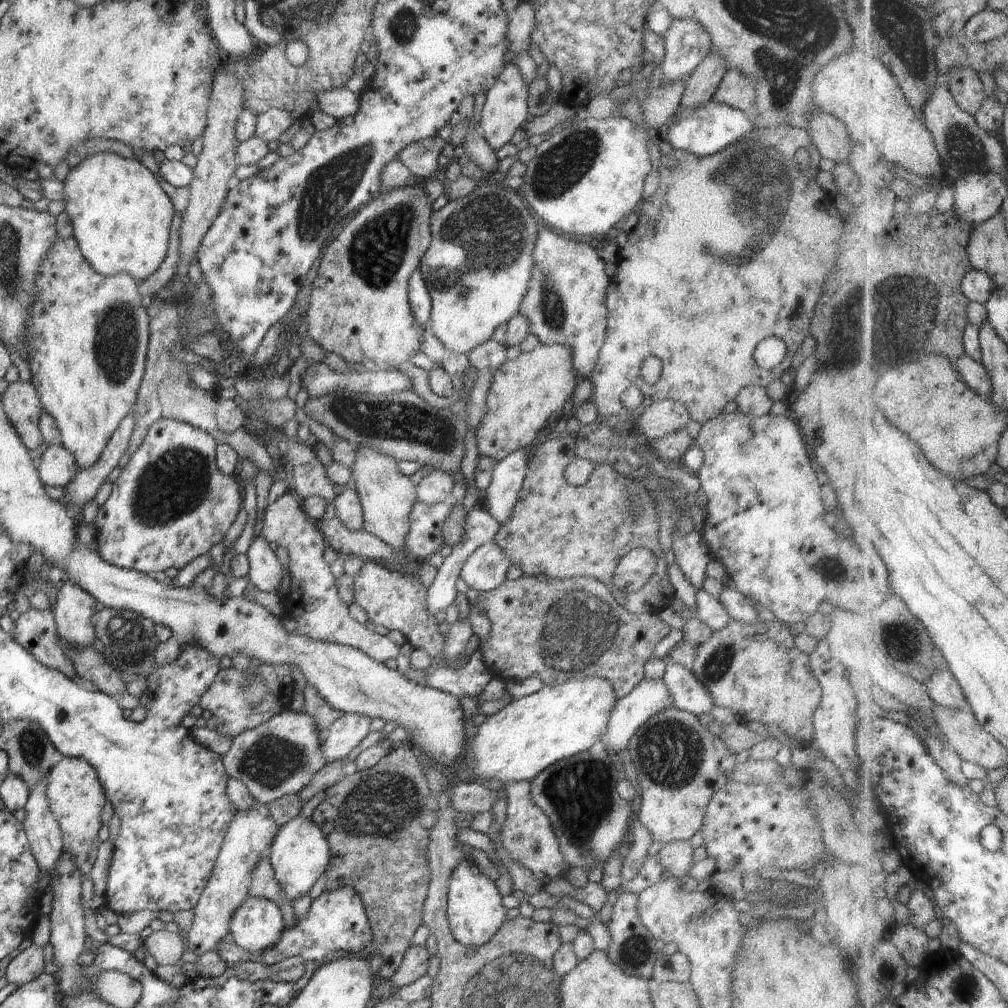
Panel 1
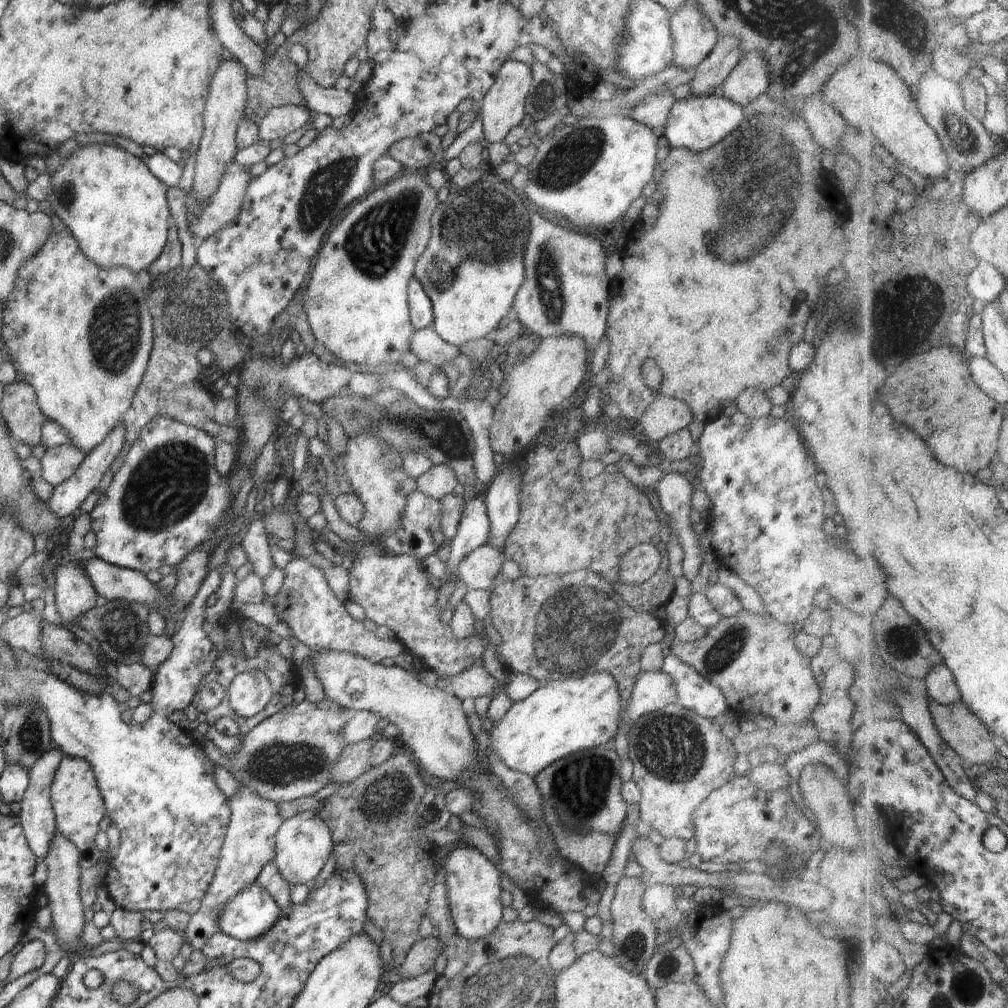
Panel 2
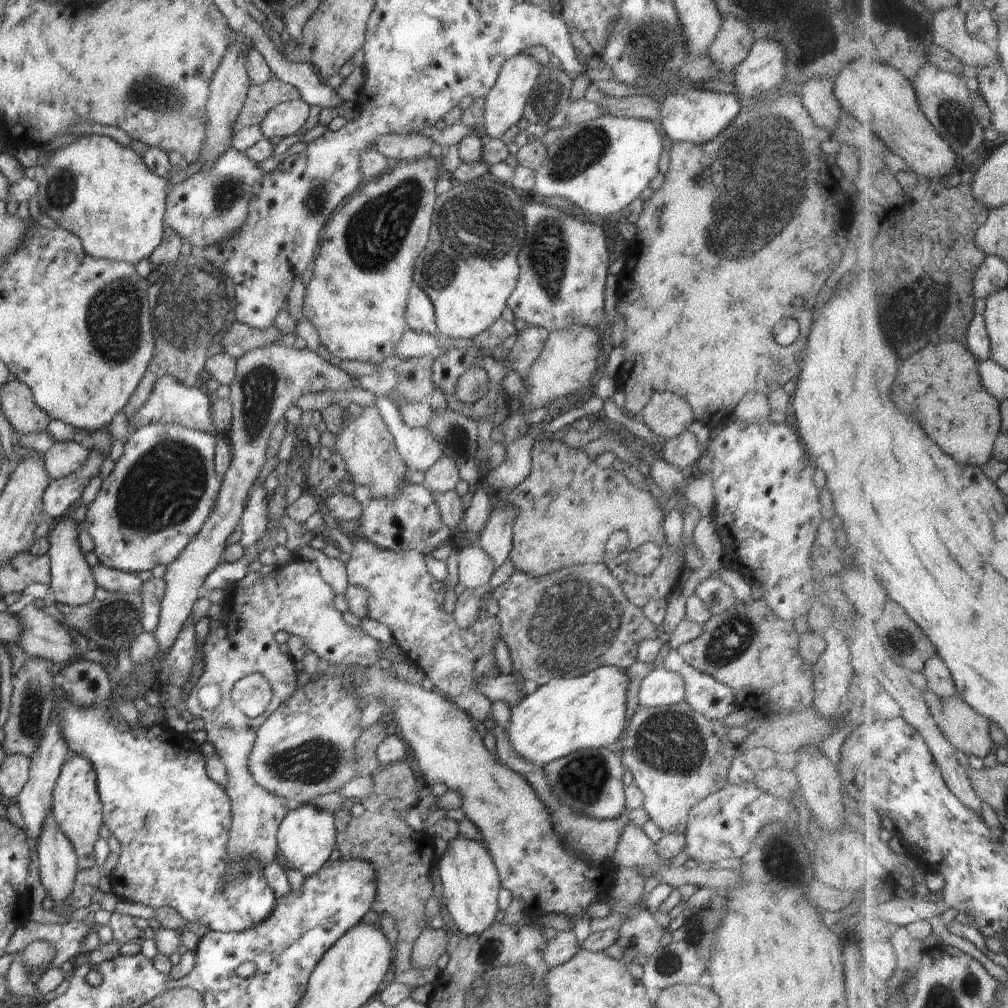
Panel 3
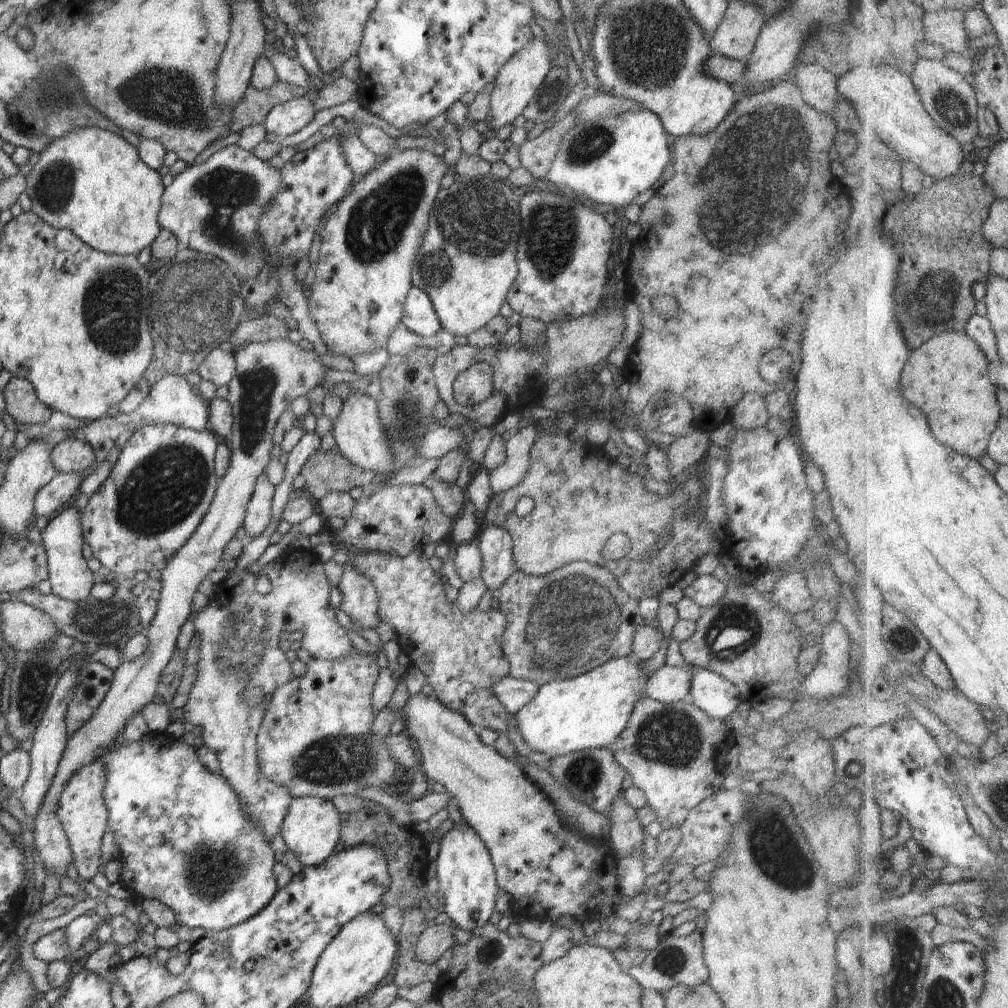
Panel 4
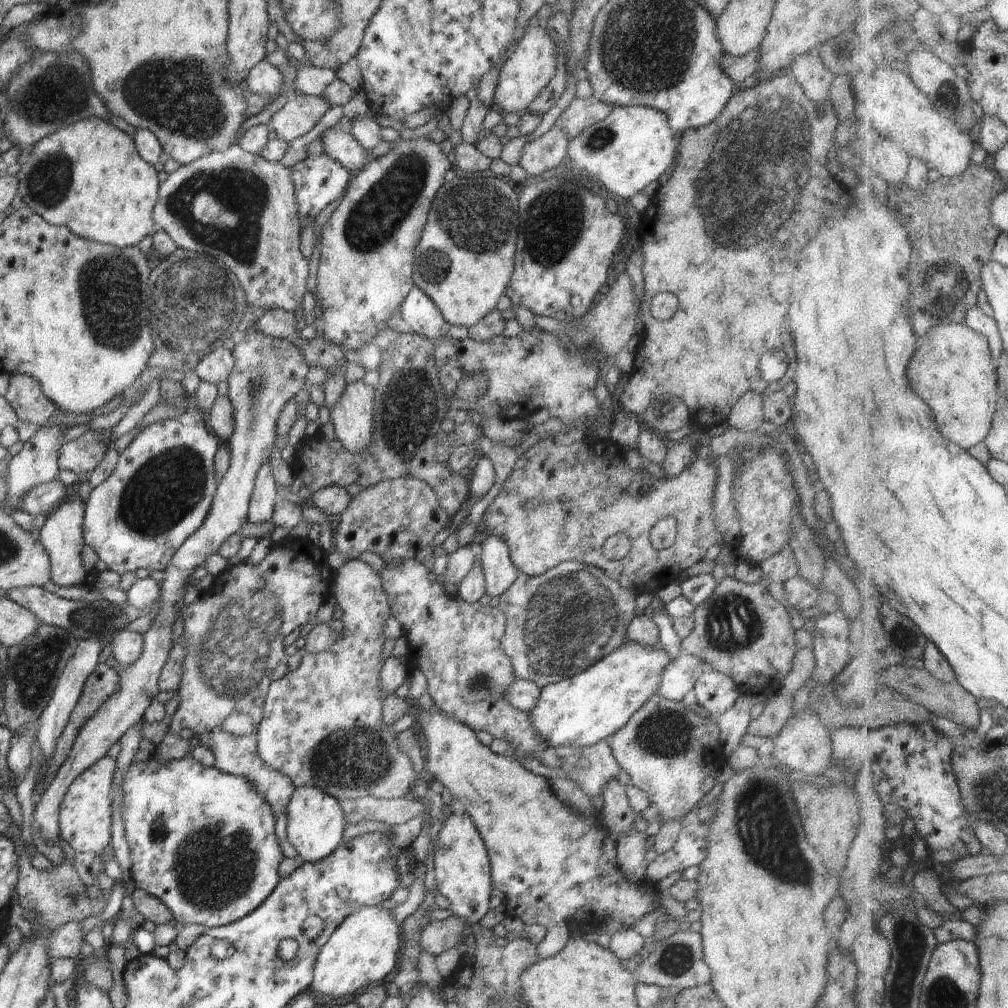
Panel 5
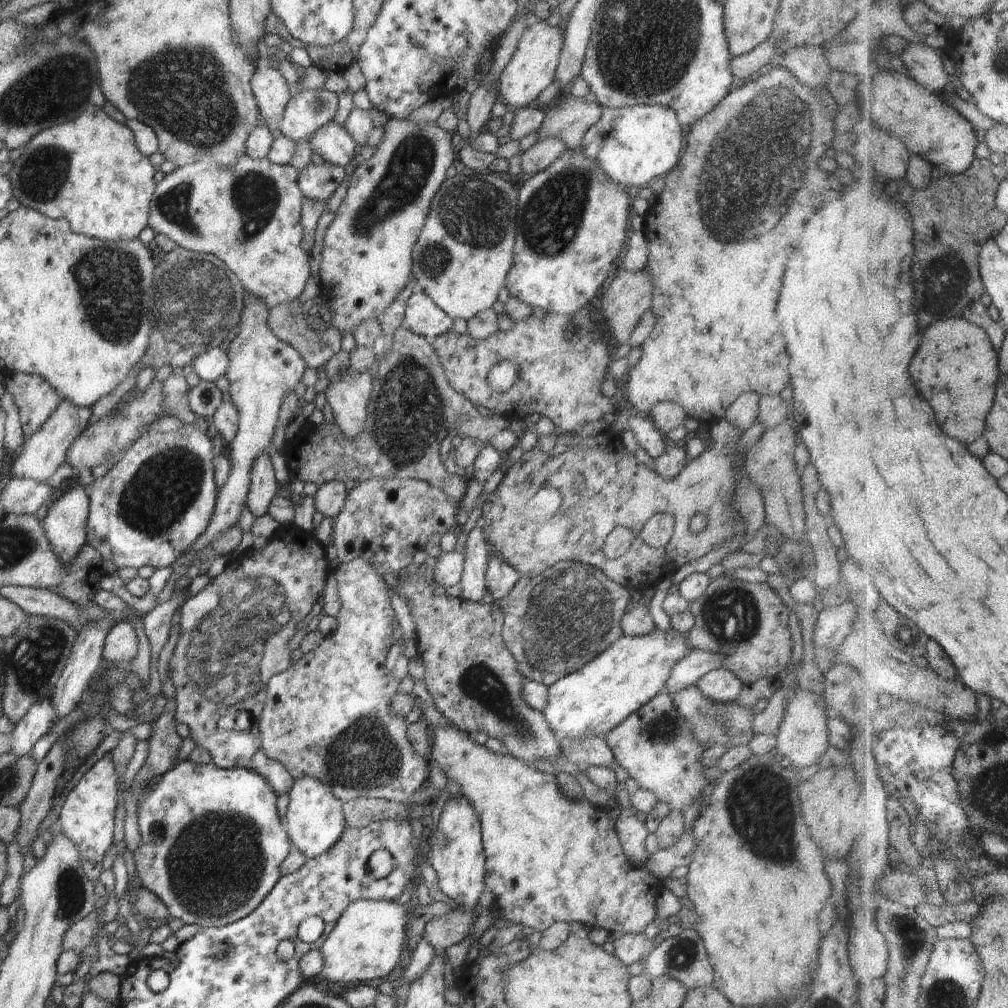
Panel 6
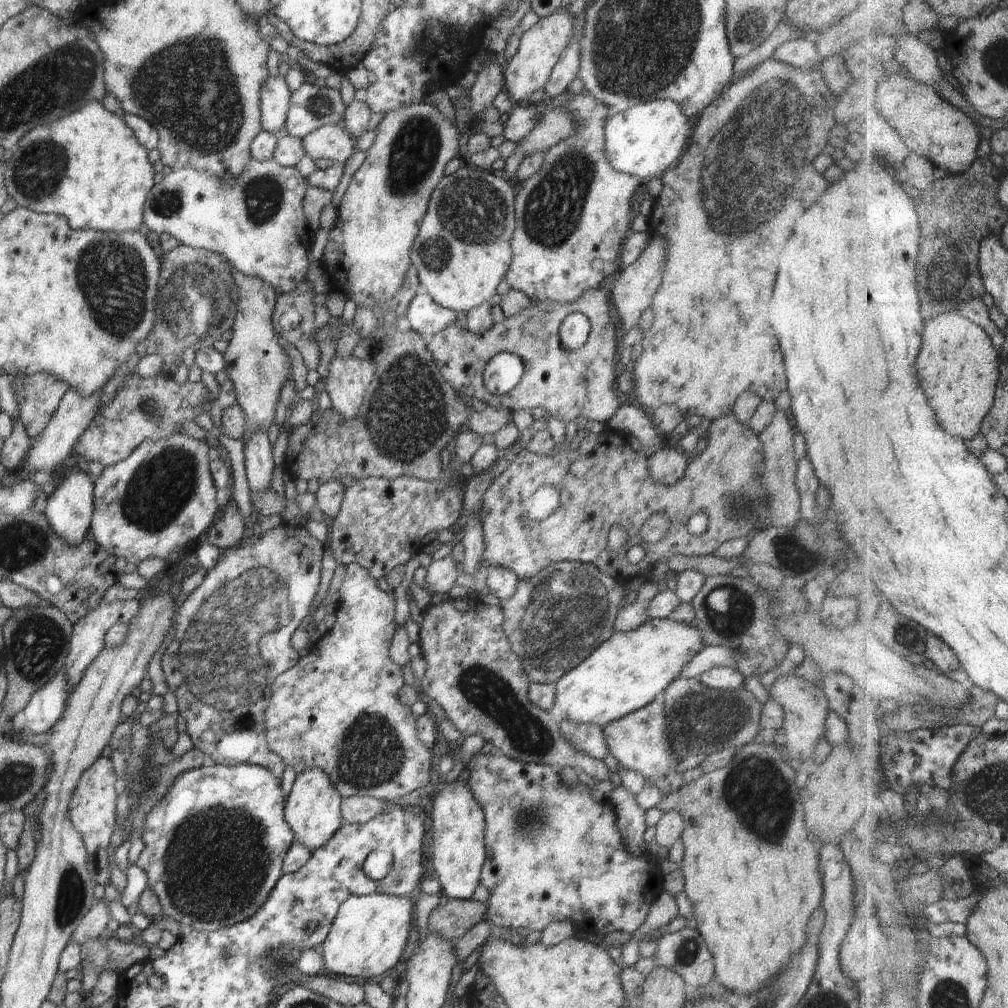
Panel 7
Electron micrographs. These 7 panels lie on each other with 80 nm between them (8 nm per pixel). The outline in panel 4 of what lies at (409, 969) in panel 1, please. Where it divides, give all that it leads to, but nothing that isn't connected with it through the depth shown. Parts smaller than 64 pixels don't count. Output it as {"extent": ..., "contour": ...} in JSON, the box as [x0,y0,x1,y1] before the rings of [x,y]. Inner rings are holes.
{"extent":[416,923,457,965],"contour":[[[431,923],[416,944],[416,958],[427,965],[436,963],[455,944],[455,928],[457,926],[454,923],[438,926]]]}

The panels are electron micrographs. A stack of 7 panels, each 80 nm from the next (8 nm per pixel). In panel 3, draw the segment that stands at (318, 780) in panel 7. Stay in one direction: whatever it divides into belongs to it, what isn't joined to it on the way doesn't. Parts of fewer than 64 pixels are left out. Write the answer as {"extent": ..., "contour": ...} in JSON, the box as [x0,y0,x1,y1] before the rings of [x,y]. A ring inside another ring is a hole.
{"extent":[277,804,336,878],"contour":[[[310,804],[291,805],[277,833],[277,848],[282,852],[288,868],[300,872],[304,878],[318,874],[336,847],[334,816]]]}

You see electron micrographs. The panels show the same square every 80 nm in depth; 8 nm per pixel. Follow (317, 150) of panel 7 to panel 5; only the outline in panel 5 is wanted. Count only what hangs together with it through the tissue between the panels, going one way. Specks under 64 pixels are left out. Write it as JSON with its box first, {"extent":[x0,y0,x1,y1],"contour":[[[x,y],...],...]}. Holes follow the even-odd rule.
{"extent":[321,126,372,175],"contour":[[[334,126],[326,130],[321,136],[325,153],[332,160],[338,161],[352,175],[356,174],[363,164],[371,160],[372,156],[358,141],[342,126]]]}

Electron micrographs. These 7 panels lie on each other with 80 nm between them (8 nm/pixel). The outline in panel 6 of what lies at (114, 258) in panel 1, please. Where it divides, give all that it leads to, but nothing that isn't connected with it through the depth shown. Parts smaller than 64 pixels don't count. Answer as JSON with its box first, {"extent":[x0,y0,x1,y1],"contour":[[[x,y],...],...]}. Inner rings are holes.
{"extent":[6,108,156,241],"contour":[[[90,108],[84,116],[78,116],[78,120],[37,132],[19,149],[20,156],[13,161],[6,176],[11,182],[13,196],[22,207],[36,209],[53,219],[67,220],[75,233],[107,241],[135,239],[149,226],[149,210],[156,188],[154,166],[138,150],[132,131],[106,116],[104,110]]]}

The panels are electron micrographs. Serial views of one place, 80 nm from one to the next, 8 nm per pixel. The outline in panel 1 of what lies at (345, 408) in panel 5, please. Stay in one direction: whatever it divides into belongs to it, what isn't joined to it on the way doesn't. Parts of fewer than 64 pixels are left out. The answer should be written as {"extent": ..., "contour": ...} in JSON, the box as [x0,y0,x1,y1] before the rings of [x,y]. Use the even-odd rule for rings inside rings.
{"extent":[349,445,417,551],"contour":[[[360,445],[354,448],[355,459],[349,468],[351,483],[359,496],[365,523],[363,529],[382,539],[394,550],[402,551],[405,536],[411,524],[411,510],[417,500],[415,485],[404,473],[400,472],[397,460],[382,451]]]}

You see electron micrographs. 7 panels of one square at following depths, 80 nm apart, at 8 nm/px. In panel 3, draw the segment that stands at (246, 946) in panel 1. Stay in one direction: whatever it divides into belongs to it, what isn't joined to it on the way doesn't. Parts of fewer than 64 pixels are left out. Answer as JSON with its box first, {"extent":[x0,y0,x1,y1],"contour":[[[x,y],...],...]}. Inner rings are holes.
{"extent":[52,687,276,933],"contour":[[[56,687],[52,690],[52,711],[56,712],[56,722],[60,724],[60,732],[62,732],[62,738],[66,740],[66,746],[72,755],[76,755],[82,758],[86,758],[92,766],[94,766],[94,772],[97,777],[97,788],[100,796],[100,801],[103,807],[103,820],[104,825],[116,836],[116,840],[120,842],[121,852],[120,857],[117,858],[117,864],[112,870],[111,874],[107,877],[110,885],[111,892],[118,897],[119,900],[132,902],[135,904],[144,904],[153,908],[164,908],[168,906],[174,908],[176,912],[180,912],[180,916],[187,921],[187,923],[196,922],[196,924],[204,924],[206,928],[210,928],[210,931],[219,931],[220,933],[232,933],[241,932],[242,930],[248,930],[252,926],[258,926],[260,922],[264,922],[268,916],[272,916],[272,910],[276,906],[276,896],[266,878],[264,878],[264,872],[262,868],[257,866],[255,868],[255,875],[243,876],[236,880],[230,880],[228,882],[228,872],[232,870],[232,862],[230,862],[230,856],[228,856],[228,830],[232,823],[232,814],[230,810],[230,800],[228,794],[226,794],[225,788],[222,788],[220,784],[216,784],[214,780],[211,780],[206,773],[206,758],[202,754],[198,745],[192,740],[187,738],[187,734],[179,734],[175,732],[168,725],[158,724],[156,722],[150,727],[137,726],[135,729],[129,728],[128,730],[119,730],[118,721],[115,716],[112,716],[112,707],[110,705],[98,704],[98,706],[88,706],[88,708],[80,708],[80,706],[74,706],[66,692],[62,688]]]}

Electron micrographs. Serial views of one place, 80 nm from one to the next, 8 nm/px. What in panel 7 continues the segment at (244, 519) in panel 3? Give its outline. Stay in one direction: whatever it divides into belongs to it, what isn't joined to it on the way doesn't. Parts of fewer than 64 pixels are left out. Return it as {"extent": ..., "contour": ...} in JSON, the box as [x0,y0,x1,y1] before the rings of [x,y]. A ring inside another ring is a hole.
{"extent":[243,429,275,494],"contour":[[[262,429],[254,430],[254,432],[247,438],[243,452],[246,476],[251,489],[251,494],[256,491],[263,493],[270,489],[272,472],[274,472],[275,466],[274,459],[272,459],[273,444],[268,440],[267,432]]]}

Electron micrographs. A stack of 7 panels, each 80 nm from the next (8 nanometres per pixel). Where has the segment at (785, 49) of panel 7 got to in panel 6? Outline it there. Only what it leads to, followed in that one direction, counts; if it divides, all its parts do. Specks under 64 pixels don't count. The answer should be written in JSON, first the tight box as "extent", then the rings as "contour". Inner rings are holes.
{"extent":[779,45,830,89],"contour":[[[818,45],[797,46],[785,50],[779,63],[793,72],[802,84],[815,89],[826,86],[830,66],[825,57],[826,49]]]}

